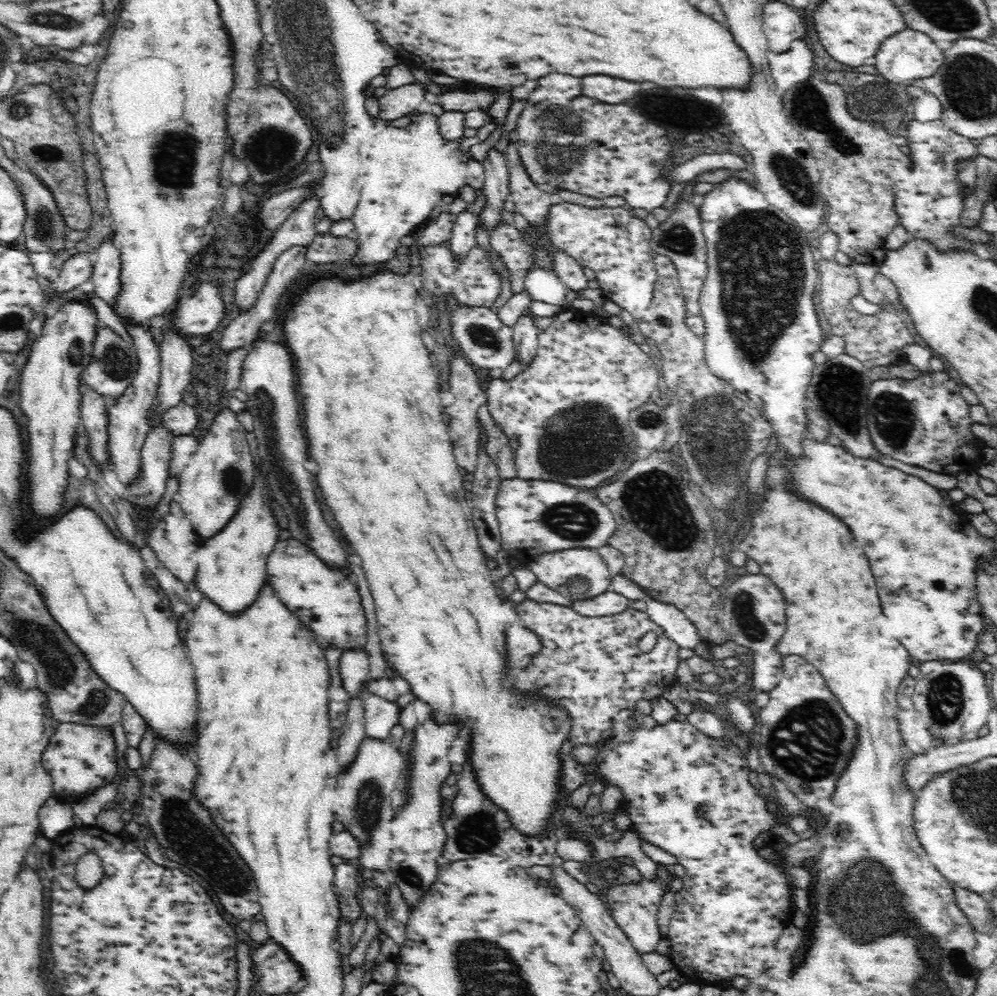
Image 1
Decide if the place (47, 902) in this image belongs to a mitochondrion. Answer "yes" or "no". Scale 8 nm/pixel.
no

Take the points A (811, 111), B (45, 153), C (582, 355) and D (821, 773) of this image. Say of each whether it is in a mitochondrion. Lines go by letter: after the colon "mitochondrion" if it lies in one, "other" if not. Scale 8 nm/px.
A: mitochondrion
B: mitochondrion
C: other
D: mitochondrion

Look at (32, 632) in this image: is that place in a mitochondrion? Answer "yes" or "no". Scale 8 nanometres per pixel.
yes

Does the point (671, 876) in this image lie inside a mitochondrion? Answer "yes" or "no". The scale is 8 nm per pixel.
no

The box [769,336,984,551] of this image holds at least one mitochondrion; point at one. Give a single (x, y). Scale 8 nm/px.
(896, 420)

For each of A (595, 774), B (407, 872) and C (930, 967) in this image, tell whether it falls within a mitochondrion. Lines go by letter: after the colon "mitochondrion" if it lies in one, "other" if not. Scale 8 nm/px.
A: other
B: mitochondrion
C: mitochondrion

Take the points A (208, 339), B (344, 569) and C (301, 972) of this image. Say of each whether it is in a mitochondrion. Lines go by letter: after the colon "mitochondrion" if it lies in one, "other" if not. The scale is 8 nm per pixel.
A: other
B: other
C: other

